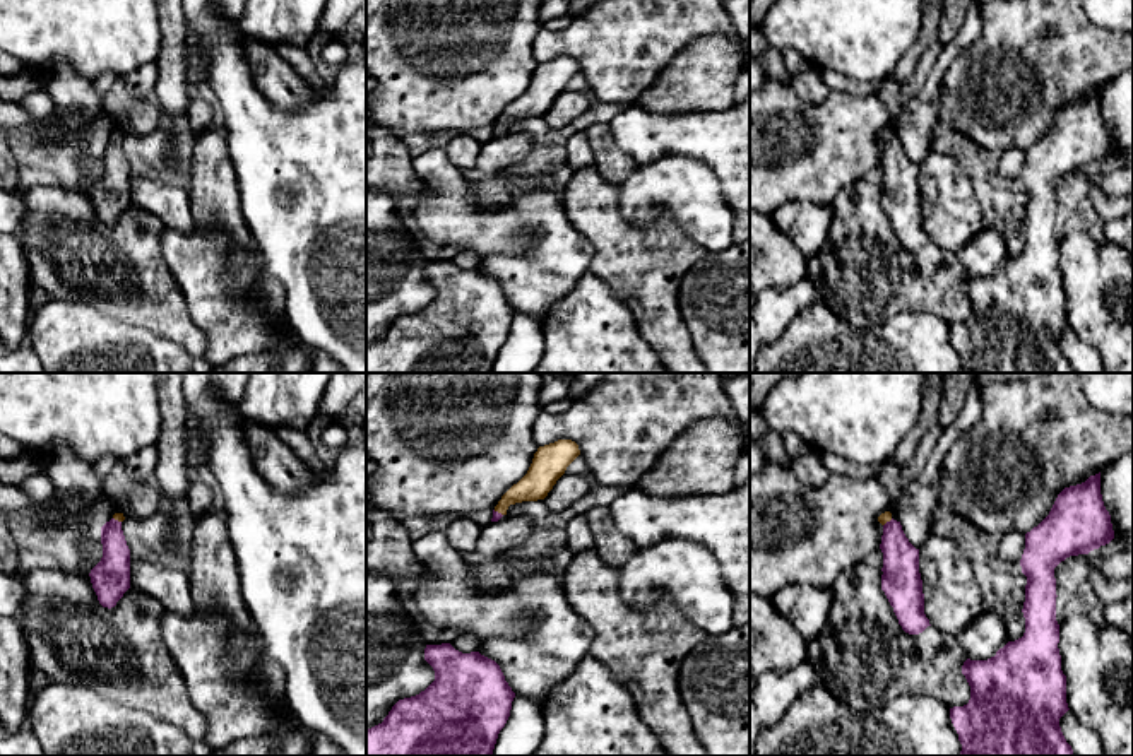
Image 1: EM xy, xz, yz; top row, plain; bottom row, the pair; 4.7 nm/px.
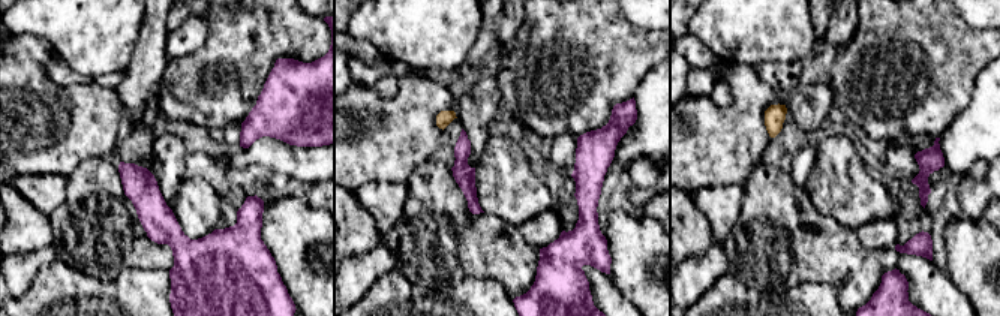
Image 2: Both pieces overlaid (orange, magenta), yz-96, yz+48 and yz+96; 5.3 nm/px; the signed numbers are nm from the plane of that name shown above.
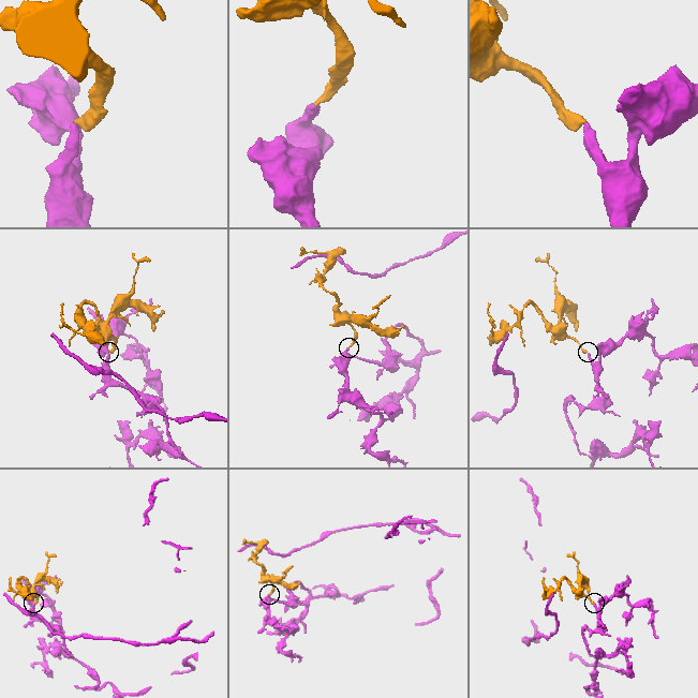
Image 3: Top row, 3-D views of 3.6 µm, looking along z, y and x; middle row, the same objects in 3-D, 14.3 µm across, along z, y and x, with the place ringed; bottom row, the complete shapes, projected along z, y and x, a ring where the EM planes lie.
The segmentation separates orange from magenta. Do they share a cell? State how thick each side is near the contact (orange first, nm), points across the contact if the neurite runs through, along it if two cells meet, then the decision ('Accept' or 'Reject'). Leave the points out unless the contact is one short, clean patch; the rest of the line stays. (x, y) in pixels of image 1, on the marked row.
Thickness 140 nm (orange) against 40 nm. Path across: xz (539, 479), (516, 493), (498, 512), (497, 515). Accept

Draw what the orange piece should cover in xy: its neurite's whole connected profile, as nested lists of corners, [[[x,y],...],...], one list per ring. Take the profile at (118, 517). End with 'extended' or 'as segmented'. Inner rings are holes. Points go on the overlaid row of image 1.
[[[115,513],[101,527],[103,558],[89,573],[99,604],[108,609],[130,588],[130,549],[122,530],[123,520],[123,513]]]; extended

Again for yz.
[[[890,511],[881,513],[878,522],[883,525],[880,544],[883,552],[881,590],[902,629],[909,635],[919,635],[931,626],[924,614],[919,549],[909,542],[900,522],[893,520]]]; extended

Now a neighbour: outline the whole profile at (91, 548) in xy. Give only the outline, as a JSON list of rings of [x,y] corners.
[[[79,532],[79,542],[82,551],[82,566],[77,571],[89,575],[91,570],[103,558],[103,544],[101,544],[101,539],[92,539],[89,532]]]

